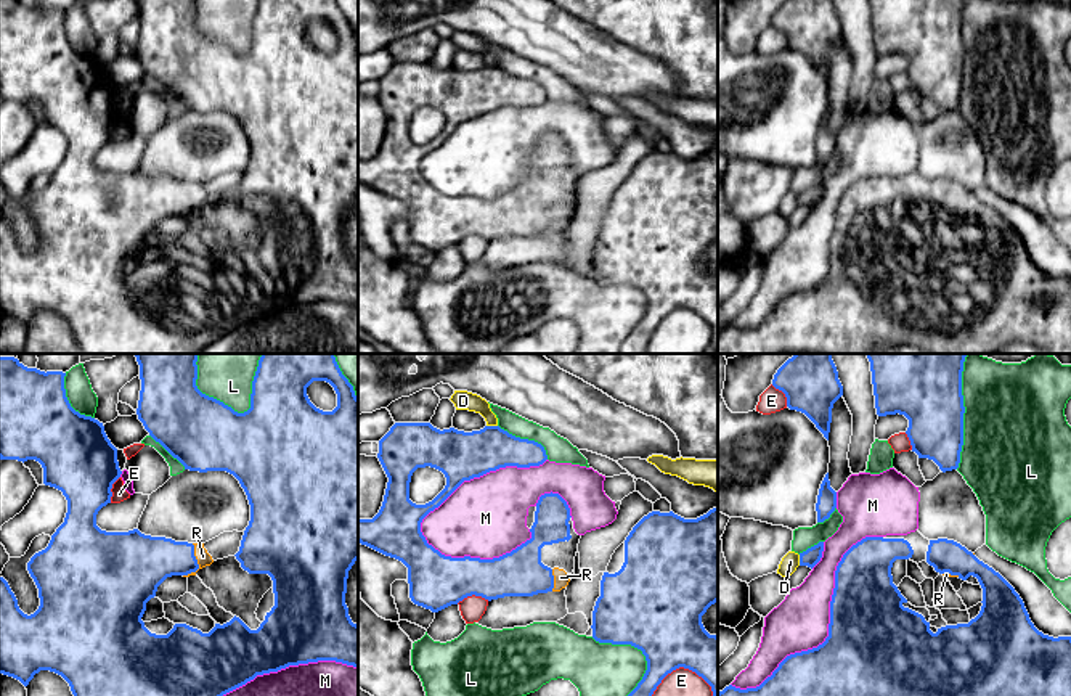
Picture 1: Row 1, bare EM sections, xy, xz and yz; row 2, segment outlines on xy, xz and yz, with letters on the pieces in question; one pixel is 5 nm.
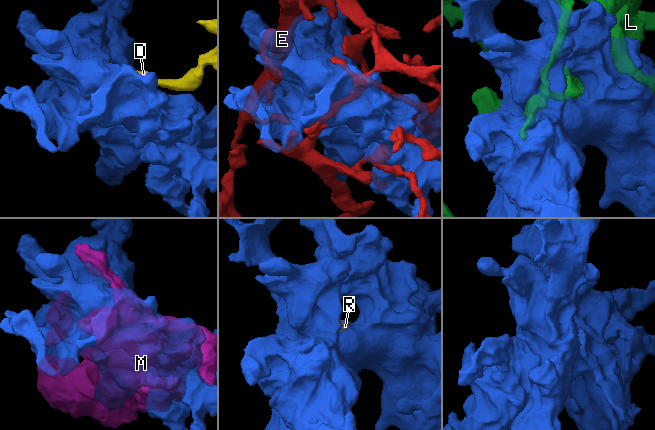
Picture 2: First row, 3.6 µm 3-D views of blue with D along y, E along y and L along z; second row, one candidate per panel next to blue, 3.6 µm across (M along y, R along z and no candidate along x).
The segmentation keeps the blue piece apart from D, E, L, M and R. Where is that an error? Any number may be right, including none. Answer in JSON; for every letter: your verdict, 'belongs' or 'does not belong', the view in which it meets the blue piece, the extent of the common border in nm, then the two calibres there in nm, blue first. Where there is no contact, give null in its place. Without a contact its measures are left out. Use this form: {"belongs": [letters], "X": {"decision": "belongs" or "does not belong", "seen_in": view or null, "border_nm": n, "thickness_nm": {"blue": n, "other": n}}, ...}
{"belongs": ["R"], "D": {"decision": "does not belong", "seen_in": "xz", "border_nm": 60, "thickness_nm": {"blue": 240, "other": 100}}, "E": {"decision": "does not belong", "seen_in": "xz", "border_nm": 320, "thickness_nm": {"blue": 380, "other": 140}}, "L": {"decision": "does not belong", "seen_in": "xy", "border_nm": 380, "thickness_nm": {"blue": 500, "other": 300}}, "M": {"decision": "does not belong", "seen_in": "xz", "border_nm": 750, "thickness_nm": {"blue": 240, "other": 400}}, "R": {"decision": "belongs", "seen_in": "xy", "border_nm": 180, "thickness_nm": {"blue": 260, "other": 70}}}

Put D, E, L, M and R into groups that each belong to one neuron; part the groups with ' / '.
D / E / L / M / R

